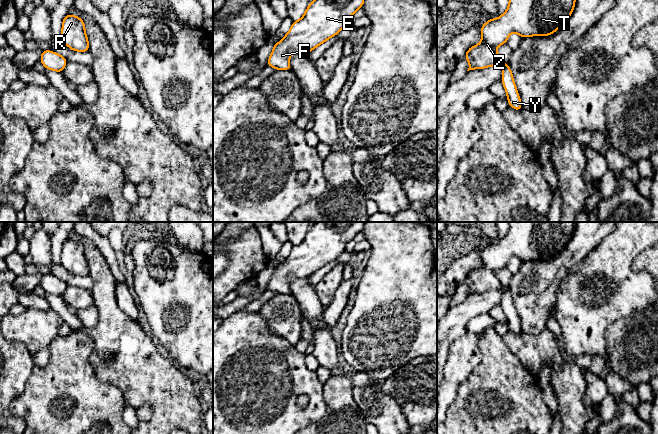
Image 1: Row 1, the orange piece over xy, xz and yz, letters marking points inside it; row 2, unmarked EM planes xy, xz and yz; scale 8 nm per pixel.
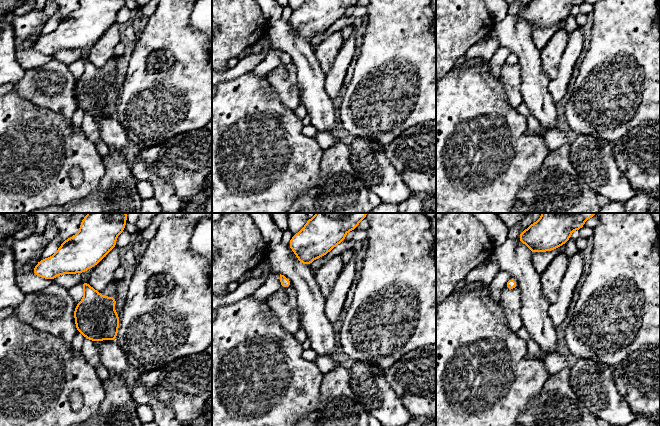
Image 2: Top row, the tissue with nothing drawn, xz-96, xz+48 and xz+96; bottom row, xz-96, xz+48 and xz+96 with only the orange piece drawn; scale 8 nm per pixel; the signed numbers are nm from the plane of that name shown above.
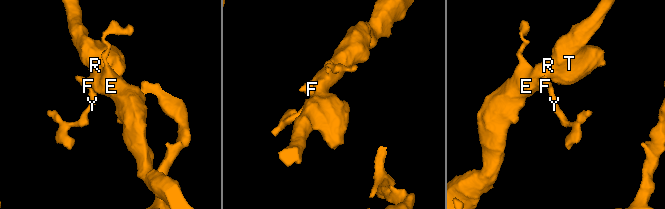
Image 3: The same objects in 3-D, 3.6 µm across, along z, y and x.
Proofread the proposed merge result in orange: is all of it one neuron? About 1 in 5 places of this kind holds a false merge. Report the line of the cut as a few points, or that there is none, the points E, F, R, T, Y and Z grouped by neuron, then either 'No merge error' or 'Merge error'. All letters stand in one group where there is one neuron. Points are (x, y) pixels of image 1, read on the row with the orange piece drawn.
No split. Groups: E F R T Y Z. No merge error

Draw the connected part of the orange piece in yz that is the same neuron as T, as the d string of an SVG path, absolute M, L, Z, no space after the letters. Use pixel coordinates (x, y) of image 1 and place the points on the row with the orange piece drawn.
M509 0L507 10L498 18L489 19L481 26L481 42L469 48L465 58L469 70L502 66L503 87L509 106L522 109L511 68L503 63L497 47L506 44L509 35L516 32L521 38L548 36L565 24L574 10L576 0Z

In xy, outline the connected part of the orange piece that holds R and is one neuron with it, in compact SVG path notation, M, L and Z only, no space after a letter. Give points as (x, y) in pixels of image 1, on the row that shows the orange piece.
M67 14L63 18L61 41L73 51L89 51L85 24L80 17Z

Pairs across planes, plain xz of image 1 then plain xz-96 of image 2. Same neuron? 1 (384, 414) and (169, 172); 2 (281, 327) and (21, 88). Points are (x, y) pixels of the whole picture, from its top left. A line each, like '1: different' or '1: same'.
1: different
2: same

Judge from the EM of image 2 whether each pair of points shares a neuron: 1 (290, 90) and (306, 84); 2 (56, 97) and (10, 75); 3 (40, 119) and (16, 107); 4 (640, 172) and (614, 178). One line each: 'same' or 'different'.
1: different
2: same
3: same
4: different

